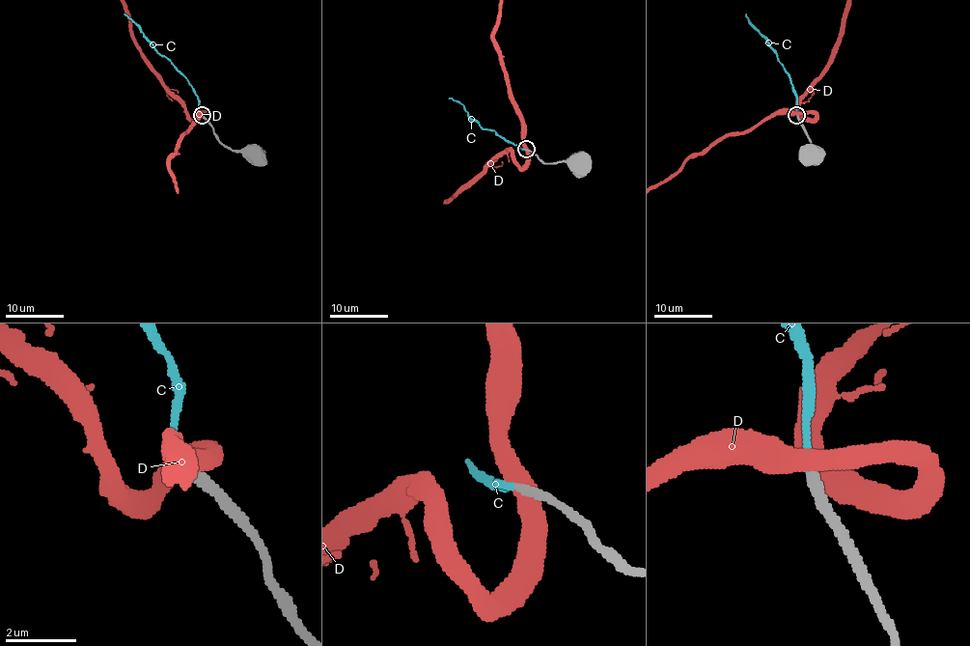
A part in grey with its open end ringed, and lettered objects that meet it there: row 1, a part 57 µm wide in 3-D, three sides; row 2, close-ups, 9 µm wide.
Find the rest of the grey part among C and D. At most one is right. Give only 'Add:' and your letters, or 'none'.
Add: C

